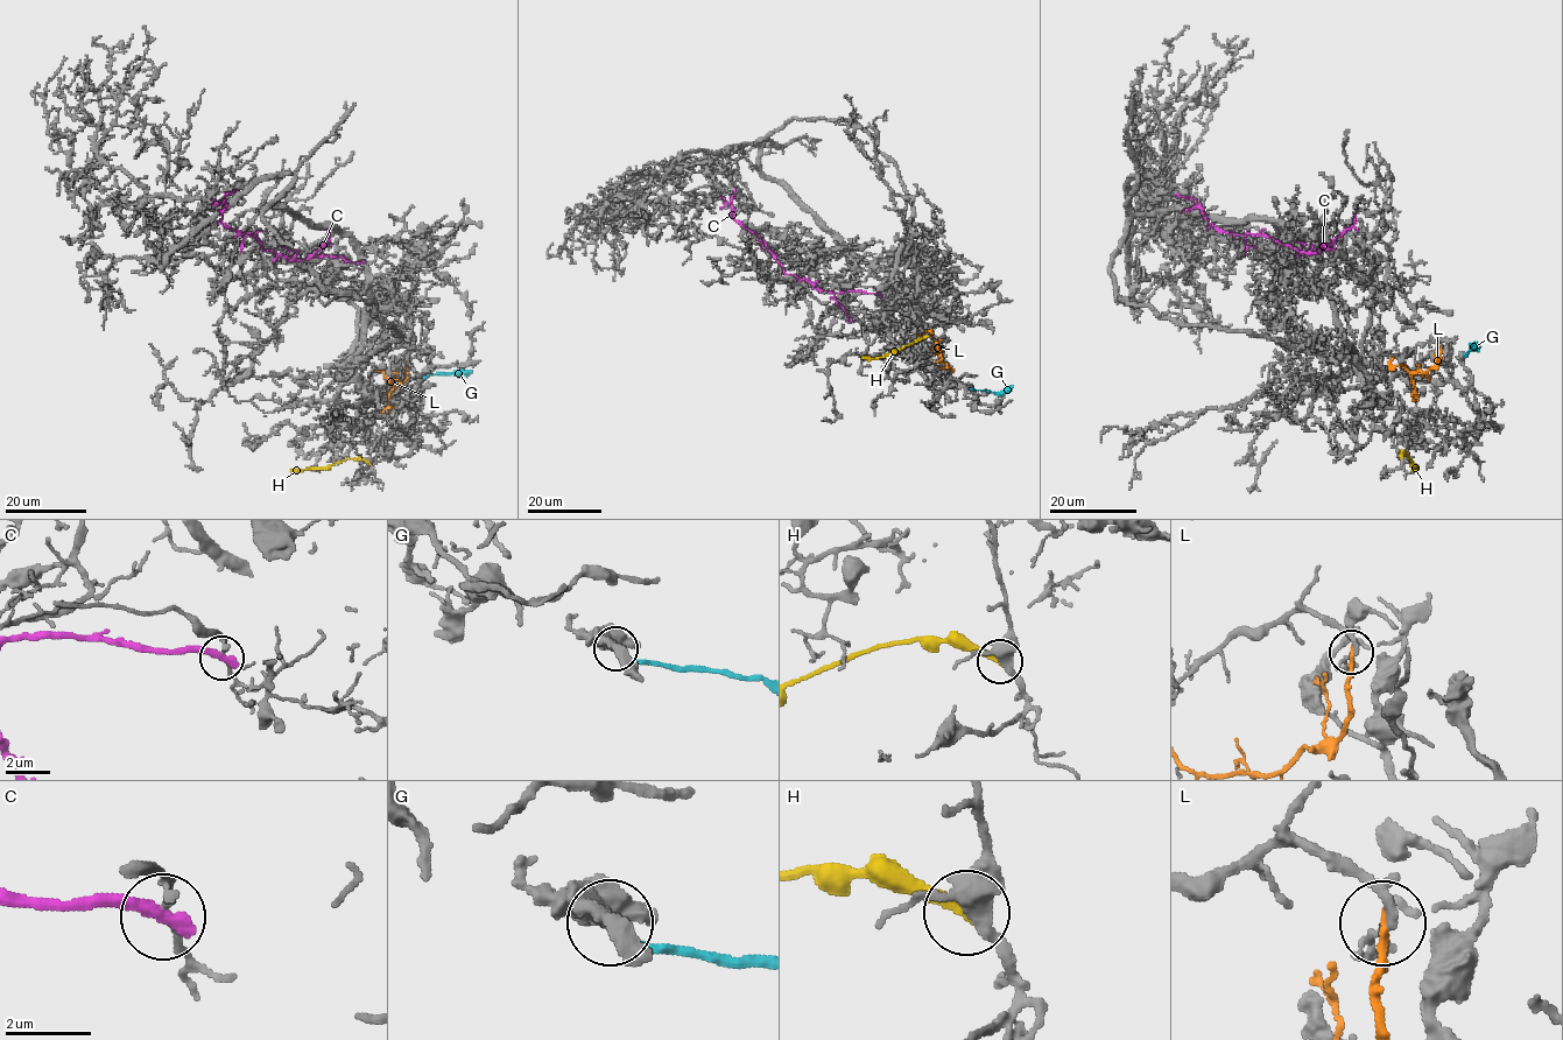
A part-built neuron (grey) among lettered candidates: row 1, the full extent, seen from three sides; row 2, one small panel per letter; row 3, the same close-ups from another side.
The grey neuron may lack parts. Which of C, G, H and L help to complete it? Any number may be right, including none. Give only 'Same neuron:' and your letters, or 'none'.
Same neuron: none

